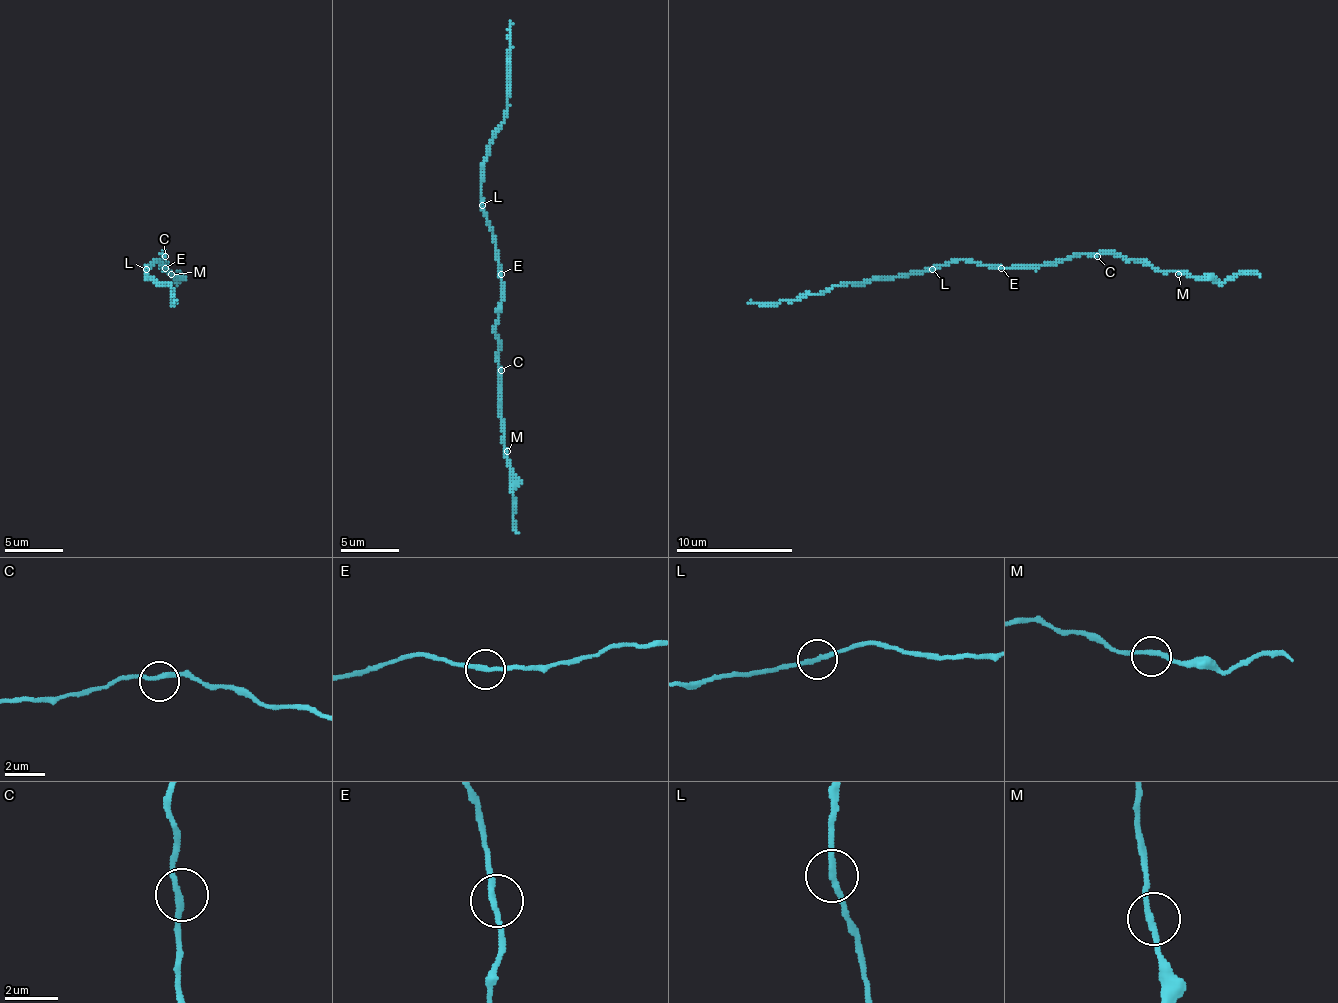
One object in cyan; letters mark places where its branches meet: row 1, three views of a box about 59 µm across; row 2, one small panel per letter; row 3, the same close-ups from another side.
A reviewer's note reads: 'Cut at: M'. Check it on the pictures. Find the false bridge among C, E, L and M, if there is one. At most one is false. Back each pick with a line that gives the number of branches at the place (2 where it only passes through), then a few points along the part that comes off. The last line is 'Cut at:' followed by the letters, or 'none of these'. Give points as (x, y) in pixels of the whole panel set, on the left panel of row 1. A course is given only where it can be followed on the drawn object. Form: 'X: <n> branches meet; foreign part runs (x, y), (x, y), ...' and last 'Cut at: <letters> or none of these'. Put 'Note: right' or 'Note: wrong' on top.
Note: wrong
Cut at: none of these

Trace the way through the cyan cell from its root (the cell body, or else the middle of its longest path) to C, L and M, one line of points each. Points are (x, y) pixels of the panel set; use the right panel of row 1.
C: (1001, 265), (1004, 268), (1039, 268), (1082, 254), (1097, 256)
L: (1001, 265), (981, 265), (954, 259), (931, 268)
M: (1001, 265), (1004, 268), (1039, 268), (1082, 254), (1117, 254), (1129, 259), (1146, 259), (1161, 271), (1178, 274)

